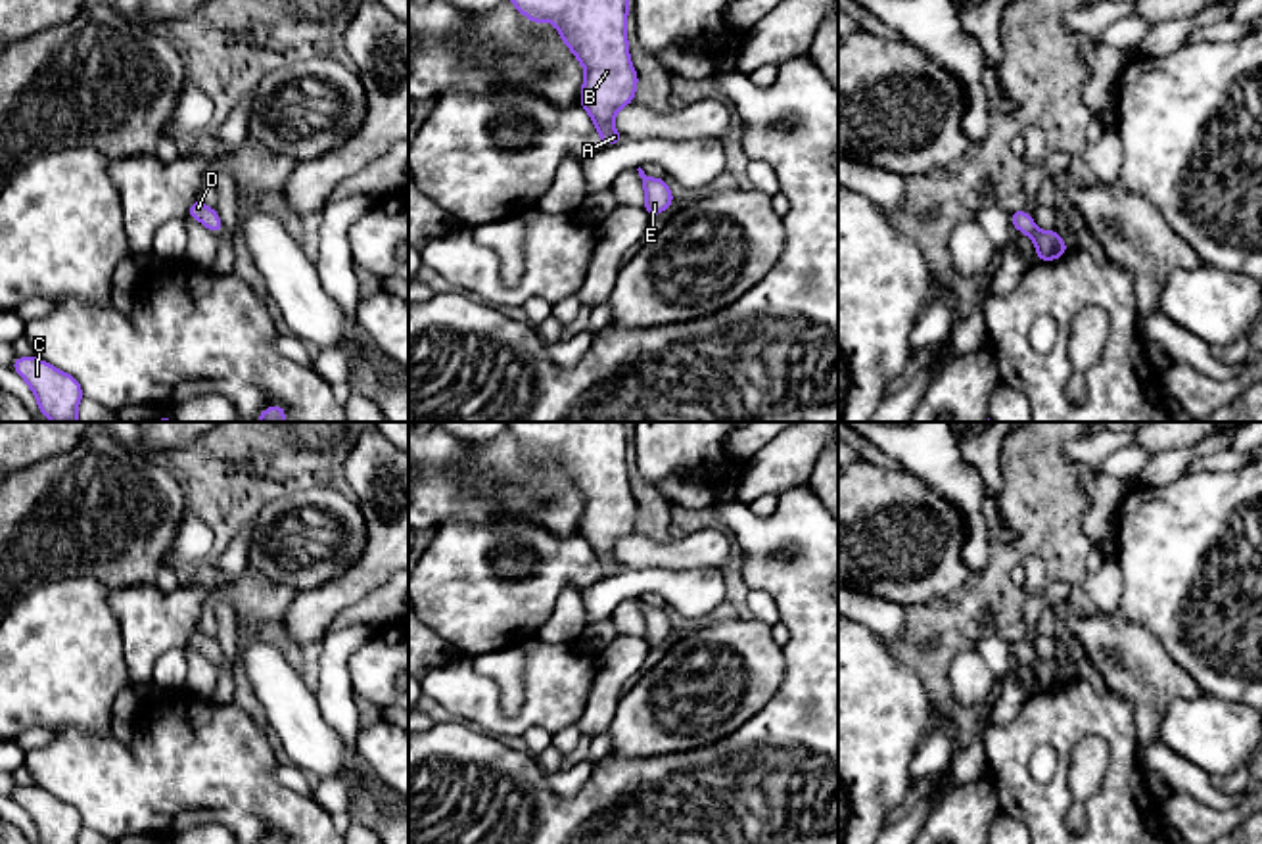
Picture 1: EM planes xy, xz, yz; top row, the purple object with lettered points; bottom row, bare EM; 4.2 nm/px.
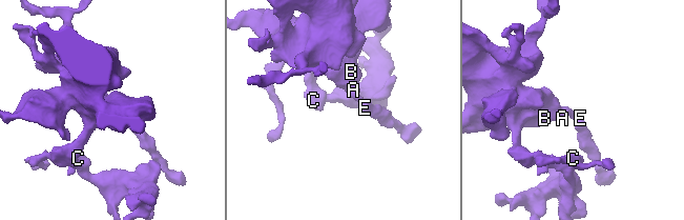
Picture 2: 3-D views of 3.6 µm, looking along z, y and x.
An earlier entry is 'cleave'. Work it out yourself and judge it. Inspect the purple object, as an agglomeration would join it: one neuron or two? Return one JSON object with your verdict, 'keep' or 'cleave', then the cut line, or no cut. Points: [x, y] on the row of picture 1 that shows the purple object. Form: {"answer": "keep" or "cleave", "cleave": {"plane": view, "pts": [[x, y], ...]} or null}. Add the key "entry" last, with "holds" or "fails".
{"answer": "keep", "cleave": null, "entry": "fails"}

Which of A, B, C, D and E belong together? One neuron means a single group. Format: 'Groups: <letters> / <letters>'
Groups: A B C D E

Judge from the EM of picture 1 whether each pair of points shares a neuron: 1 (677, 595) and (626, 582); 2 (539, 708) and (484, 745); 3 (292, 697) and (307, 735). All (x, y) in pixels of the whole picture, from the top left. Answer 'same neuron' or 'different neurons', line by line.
1: same neuron
2: different neurons
3: same neuron

